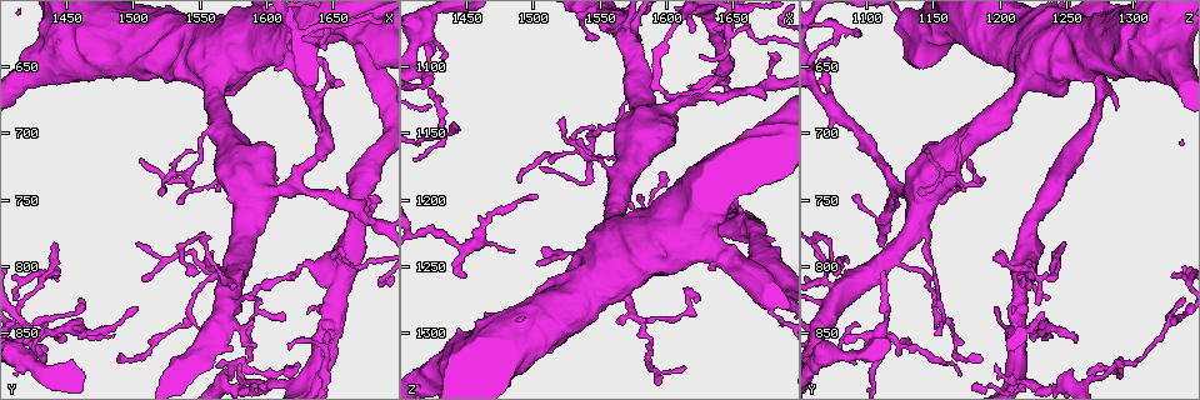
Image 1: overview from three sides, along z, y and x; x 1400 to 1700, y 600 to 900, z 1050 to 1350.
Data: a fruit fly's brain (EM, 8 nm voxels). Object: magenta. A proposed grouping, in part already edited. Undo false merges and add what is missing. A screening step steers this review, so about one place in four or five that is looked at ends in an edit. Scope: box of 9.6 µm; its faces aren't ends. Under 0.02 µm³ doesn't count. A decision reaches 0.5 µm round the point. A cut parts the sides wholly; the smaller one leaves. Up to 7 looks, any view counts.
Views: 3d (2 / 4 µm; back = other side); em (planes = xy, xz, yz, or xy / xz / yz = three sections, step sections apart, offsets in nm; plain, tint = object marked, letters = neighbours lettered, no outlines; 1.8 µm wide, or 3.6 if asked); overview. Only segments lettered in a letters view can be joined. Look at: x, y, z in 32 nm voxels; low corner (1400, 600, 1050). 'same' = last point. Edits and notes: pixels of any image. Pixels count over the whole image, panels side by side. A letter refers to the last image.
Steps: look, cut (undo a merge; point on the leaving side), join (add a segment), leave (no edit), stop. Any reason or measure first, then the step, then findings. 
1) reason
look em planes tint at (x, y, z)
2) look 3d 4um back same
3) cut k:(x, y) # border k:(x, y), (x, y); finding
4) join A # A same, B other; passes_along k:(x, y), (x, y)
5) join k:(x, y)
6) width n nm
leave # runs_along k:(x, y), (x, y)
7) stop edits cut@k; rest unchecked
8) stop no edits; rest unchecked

look 3d 2um at (1684, 668, 1274)

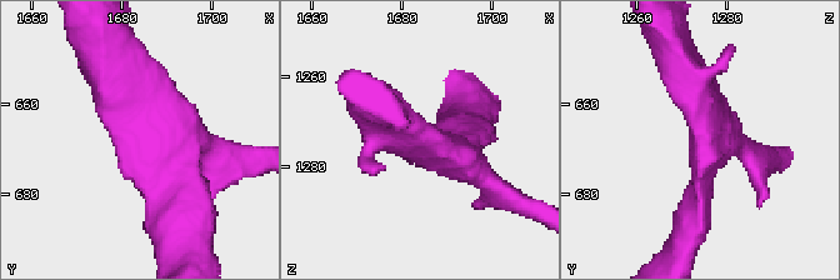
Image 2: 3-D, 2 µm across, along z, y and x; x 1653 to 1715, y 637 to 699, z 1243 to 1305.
arms 3; now the EM
look em planes tint at (1686, 666, 1276)

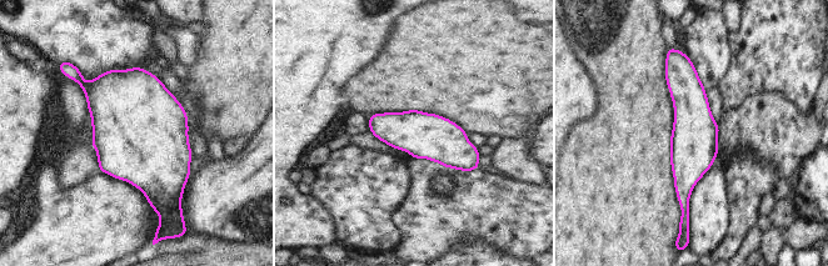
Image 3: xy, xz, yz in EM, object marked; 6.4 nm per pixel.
what lies round it
look em planes letters same

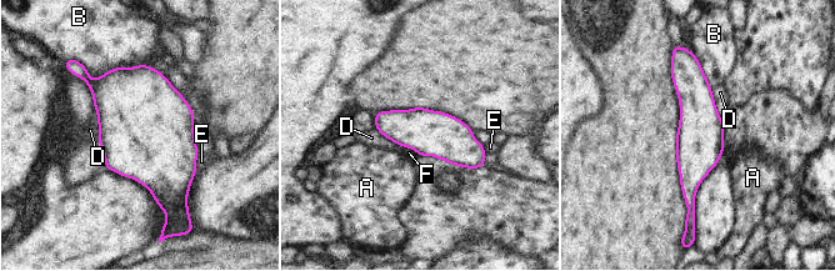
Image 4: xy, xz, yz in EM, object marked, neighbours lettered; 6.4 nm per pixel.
longest_contact B 380 nm
leave # A other, B other, D other, E other, F other; all the same cell

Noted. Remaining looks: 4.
thin arm on a thick one
look em xz step 8 tint at (1578, 792, 1120)

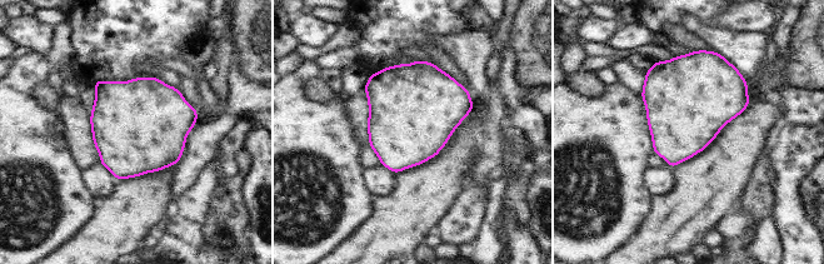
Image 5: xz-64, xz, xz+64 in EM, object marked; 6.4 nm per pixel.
another direction
look em planes letters same

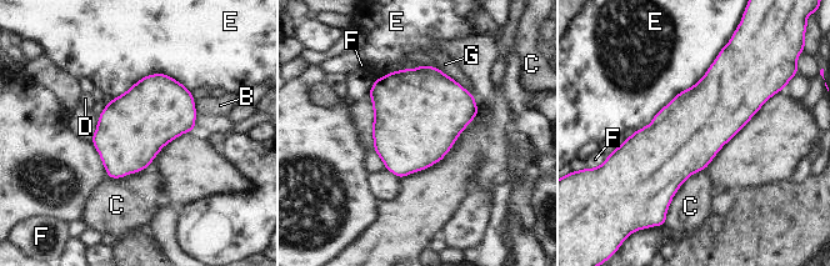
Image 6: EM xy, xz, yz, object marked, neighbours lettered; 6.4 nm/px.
leave # B other, C other, D other, E other, F other, G other; border 6:(705, 169), (680, 186), (665, 216); one cell here

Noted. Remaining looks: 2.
three arms meet
look em xz step 16 letters at (1564, 874, 1296)

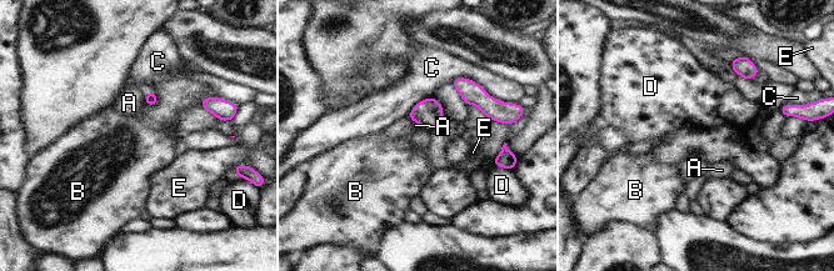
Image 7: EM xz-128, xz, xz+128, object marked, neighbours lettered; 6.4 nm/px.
longest_contact C 300 nm
leave # A other, B other, C other, D other, E other; no lettered segment goes on from it

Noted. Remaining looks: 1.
stop no edits; rest unchecked

